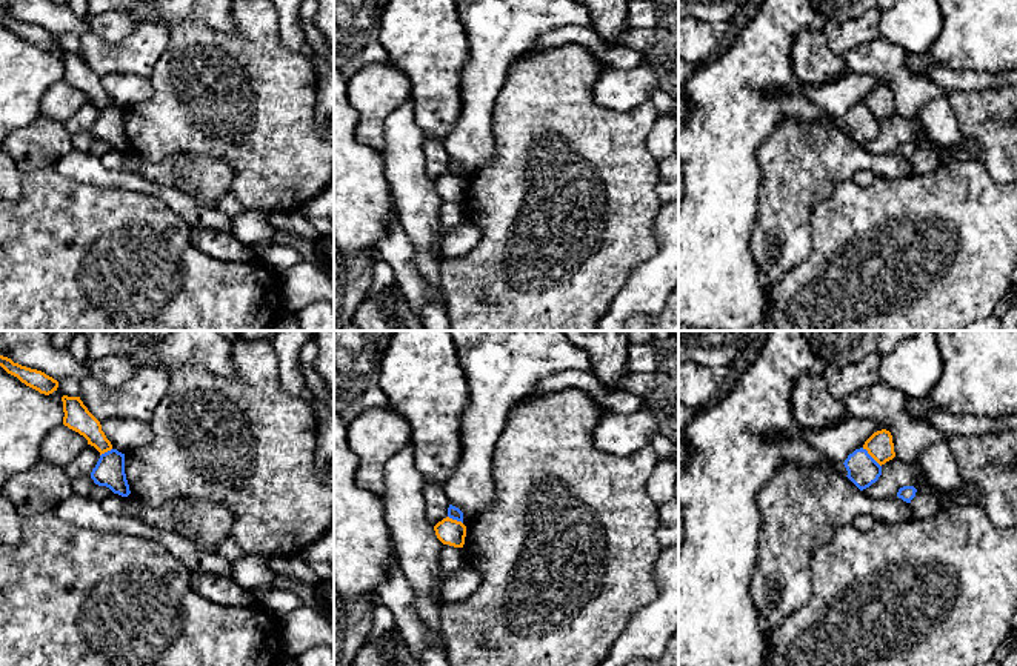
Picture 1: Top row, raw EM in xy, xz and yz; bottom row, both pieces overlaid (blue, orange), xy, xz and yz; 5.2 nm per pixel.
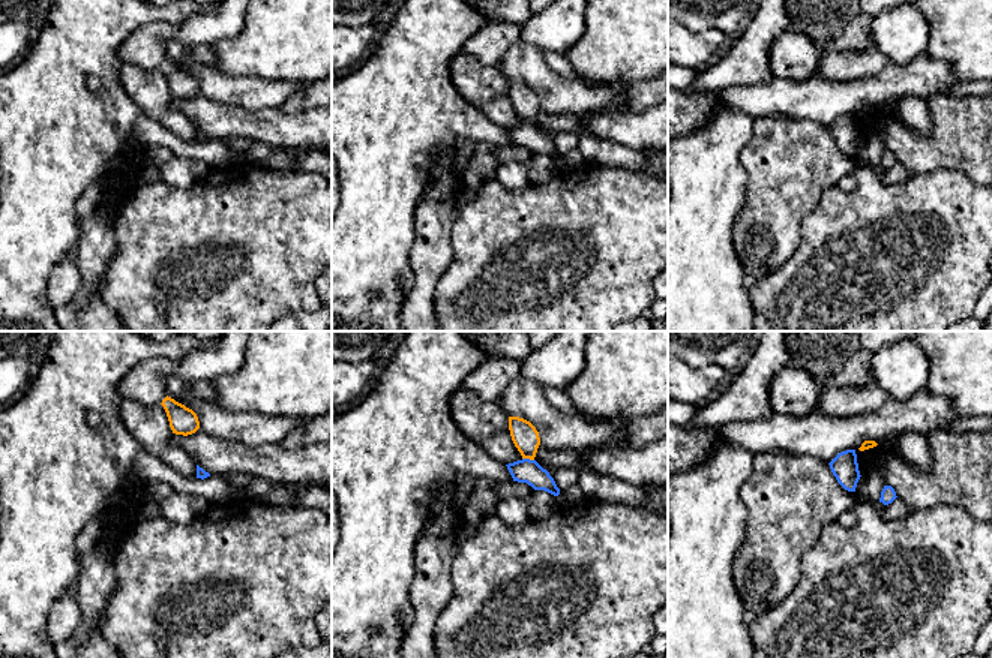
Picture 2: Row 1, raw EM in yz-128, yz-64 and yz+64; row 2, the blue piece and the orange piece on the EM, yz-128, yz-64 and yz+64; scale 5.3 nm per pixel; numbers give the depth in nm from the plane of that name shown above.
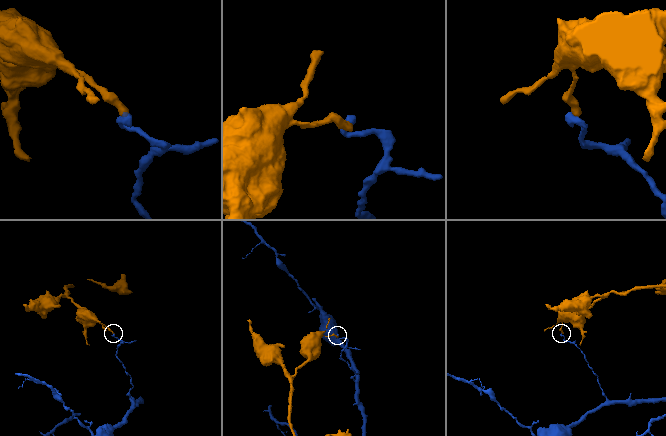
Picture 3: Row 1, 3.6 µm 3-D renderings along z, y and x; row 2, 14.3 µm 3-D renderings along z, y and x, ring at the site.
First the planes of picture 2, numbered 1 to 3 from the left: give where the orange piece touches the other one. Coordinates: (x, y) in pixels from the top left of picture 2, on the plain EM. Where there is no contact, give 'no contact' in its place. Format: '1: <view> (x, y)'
1: no contact
2: yz-64 (529, 123)
3: no contact

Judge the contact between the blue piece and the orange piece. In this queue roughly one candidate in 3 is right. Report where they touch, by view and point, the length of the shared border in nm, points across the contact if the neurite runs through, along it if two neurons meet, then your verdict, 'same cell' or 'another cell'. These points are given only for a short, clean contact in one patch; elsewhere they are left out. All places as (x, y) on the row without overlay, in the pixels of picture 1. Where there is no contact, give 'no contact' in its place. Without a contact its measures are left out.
yz (871, 113) | 140 nm | along yz (862, 103), (880, 122) | another cell

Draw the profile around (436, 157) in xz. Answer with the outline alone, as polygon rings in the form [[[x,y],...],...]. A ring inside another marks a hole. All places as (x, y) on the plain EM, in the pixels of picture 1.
[[[425,138],[423,142],[425,152],[425,171],[426,175],[435,181],[438,177],[448,172],[449,157],[442,142]]]

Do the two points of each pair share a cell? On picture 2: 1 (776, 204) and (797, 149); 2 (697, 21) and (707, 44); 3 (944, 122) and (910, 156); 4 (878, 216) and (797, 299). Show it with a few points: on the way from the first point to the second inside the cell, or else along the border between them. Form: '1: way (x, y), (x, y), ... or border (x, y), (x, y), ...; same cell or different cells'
1: way (782, 191), (791, 162); same cell
2: border (683, 26), (694, 32), (721, 29), (727, 33); different cells
3: way (943, 132), (920, 155); same cell
4: way (859, 237), (818, 278); same cell

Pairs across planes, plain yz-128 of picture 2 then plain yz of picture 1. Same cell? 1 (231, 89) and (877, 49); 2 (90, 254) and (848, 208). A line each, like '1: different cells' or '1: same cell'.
1: same cell
2: different cells

